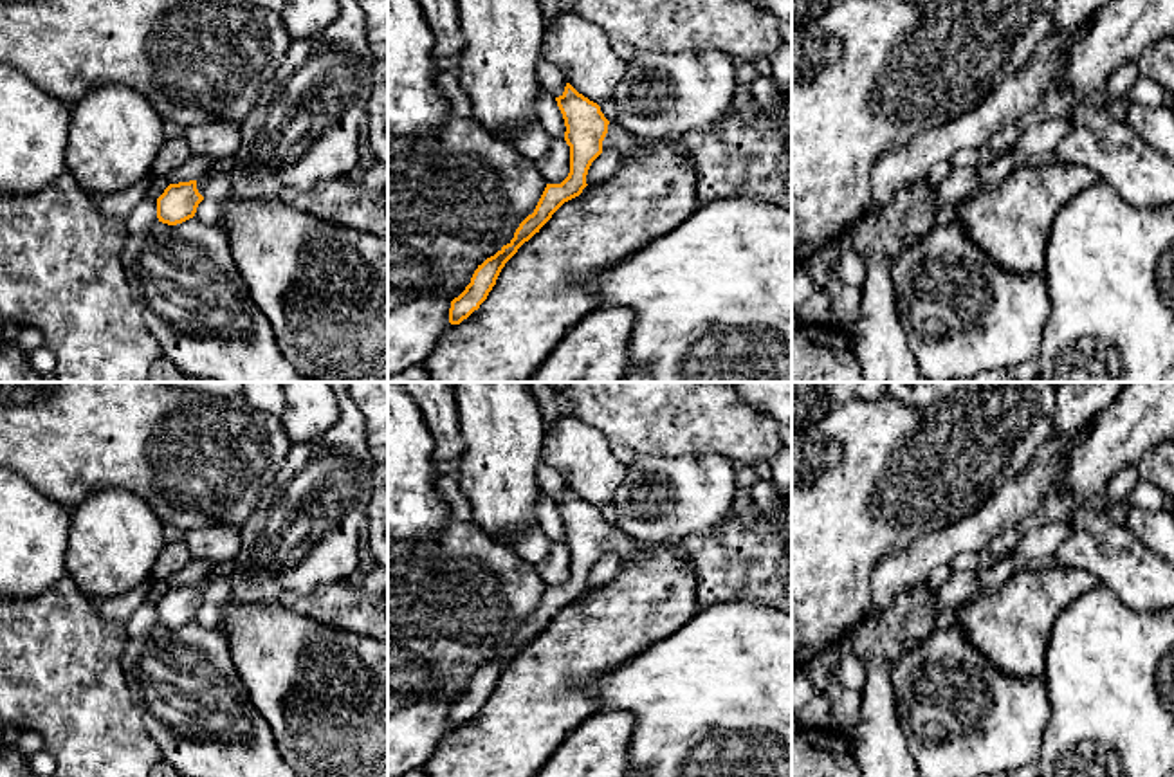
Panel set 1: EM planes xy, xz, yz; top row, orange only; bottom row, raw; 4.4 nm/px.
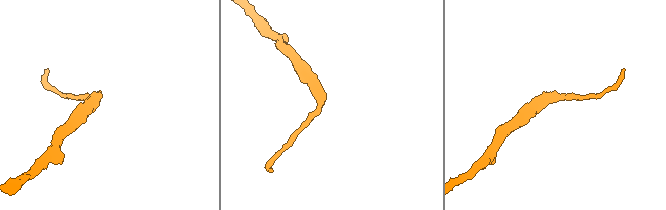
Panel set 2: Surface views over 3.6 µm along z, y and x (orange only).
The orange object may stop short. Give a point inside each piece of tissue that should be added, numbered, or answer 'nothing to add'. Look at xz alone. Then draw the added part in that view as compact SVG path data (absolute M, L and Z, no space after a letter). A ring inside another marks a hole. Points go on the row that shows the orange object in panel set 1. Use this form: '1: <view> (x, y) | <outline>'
1: xz (617, 137) | M617 123L608 124L608 133L602 141L602 151L613 148L620 159L629 159L637 146L637 137L631 135L626 128L619 126Z

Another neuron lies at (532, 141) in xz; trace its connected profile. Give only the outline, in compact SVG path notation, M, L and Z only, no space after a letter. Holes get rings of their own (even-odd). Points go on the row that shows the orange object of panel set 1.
M534 119L514 133L509 133L505 141L527 159L537 160L548 151L552 137L541 123Z

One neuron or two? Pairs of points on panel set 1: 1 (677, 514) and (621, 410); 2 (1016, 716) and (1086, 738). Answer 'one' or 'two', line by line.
1: two
2: two

